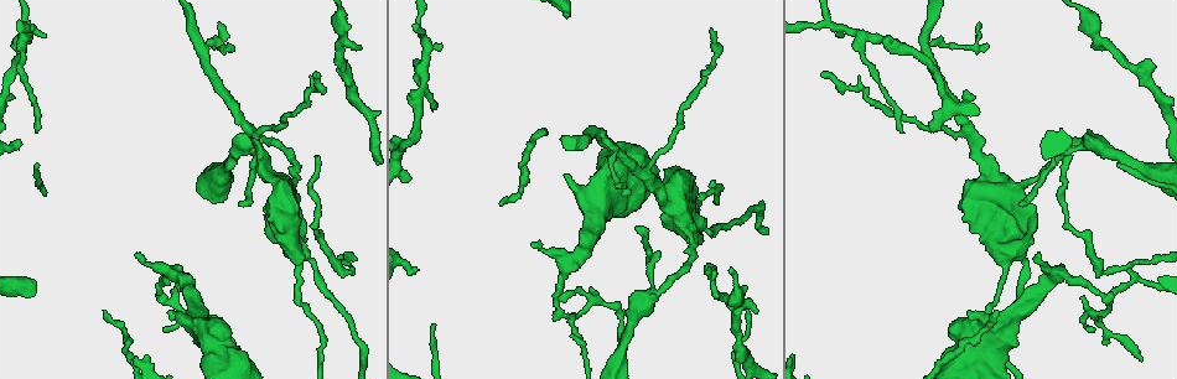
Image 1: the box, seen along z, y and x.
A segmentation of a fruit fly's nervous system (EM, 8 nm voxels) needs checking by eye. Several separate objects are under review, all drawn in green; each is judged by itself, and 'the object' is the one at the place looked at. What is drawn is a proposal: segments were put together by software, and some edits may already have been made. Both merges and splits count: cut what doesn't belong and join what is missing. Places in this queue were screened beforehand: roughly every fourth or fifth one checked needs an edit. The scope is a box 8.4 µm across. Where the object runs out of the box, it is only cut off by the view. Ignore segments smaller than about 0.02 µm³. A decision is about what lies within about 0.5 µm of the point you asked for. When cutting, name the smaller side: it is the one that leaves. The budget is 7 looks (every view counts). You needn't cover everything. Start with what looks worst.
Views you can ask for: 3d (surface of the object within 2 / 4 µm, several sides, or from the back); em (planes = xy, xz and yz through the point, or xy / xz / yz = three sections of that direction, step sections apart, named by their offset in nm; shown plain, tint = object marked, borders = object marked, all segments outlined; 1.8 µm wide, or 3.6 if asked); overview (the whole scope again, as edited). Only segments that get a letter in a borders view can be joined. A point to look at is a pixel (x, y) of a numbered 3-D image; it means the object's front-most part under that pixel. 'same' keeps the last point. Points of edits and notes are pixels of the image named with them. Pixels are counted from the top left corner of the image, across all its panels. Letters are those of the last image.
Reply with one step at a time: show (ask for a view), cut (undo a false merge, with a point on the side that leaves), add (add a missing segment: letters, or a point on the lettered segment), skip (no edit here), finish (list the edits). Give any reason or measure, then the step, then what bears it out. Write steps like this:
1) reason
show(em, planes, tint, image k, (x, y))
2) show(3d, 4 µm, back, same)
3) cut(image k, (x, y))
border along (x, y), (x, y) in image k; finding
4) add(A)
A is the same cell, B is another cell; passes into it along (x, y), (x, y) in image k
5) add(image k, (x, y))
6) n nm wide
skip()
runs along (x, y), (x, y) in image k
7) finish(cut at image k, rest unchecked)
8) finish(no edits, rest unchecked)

long arm stops here
show(em, 3.6 µm, planes, borders, image 1, (316, 72))

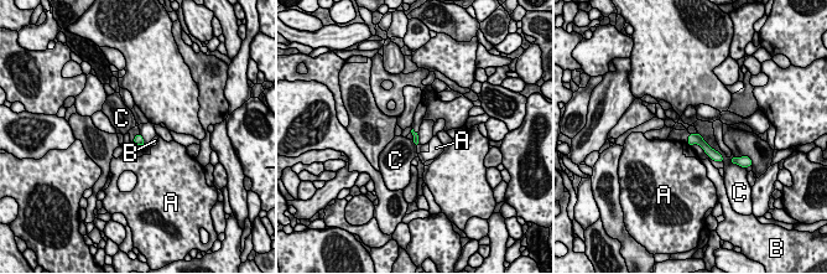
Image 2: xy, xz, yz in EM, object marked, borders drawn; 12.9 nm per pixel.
C touches over 500 nm
skip()
A, B and C are other cells; runs along (691, 138), (697, 139), (718, 158) in image 2; no lettered segment goes on from it

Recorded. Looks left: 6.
a fork
show(3d, 4 µm, image 1, (173, 299))

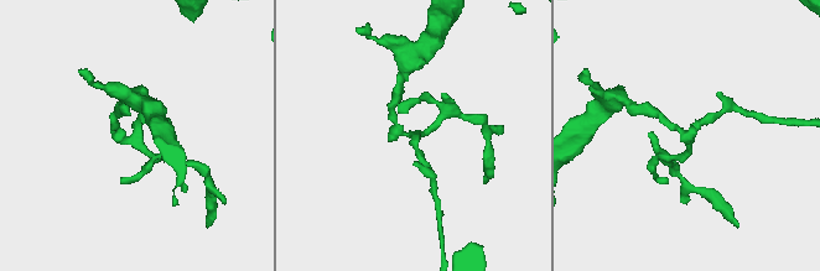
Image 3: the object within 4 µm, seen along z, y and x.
need the tissue
show(em, planes, borders, image 3, (689, 139))

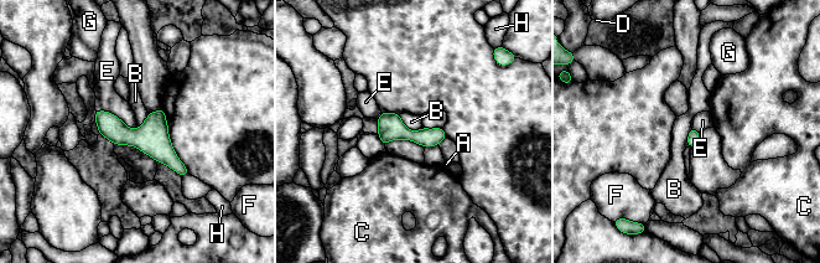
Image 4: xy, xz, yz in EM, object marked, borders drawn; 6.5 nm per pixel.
80 nm wide
skip()
A, B, C, D, E, F, G and H are other cells; border along (399, 114), (408, 128), (424, 127) in image 4; one neuron here

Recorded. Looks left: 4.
narrows sharply
show(em, planes, tint, image 1, (24, 26))

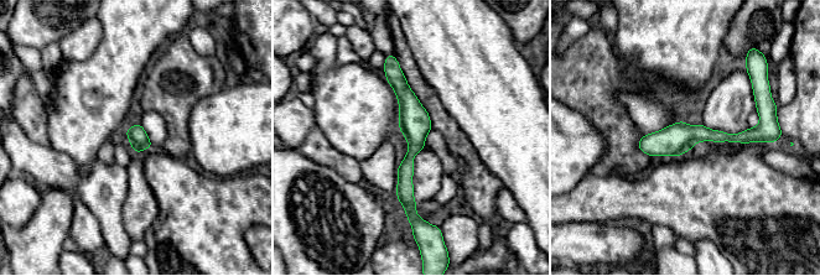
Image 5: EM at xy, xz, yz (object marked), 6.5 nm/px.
show(em, planes, borders, same)

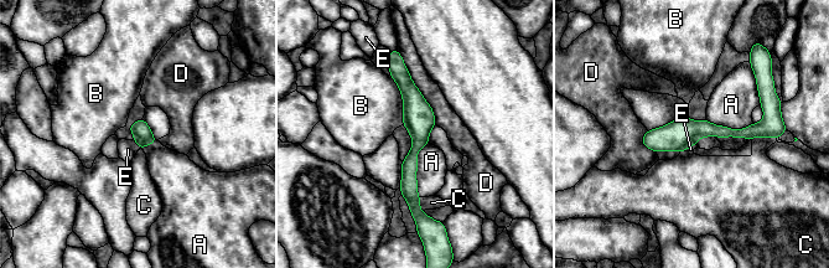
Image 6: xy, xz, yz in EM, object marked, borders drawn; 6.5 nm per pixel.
D touches over 550 nm
skip()
A, B, C, D and E are other cells; border along (429, 143), (418, 153), (420, 196) in image 6; all the same neuron

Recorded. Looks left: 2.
finish(no edits, rest unchecked)

